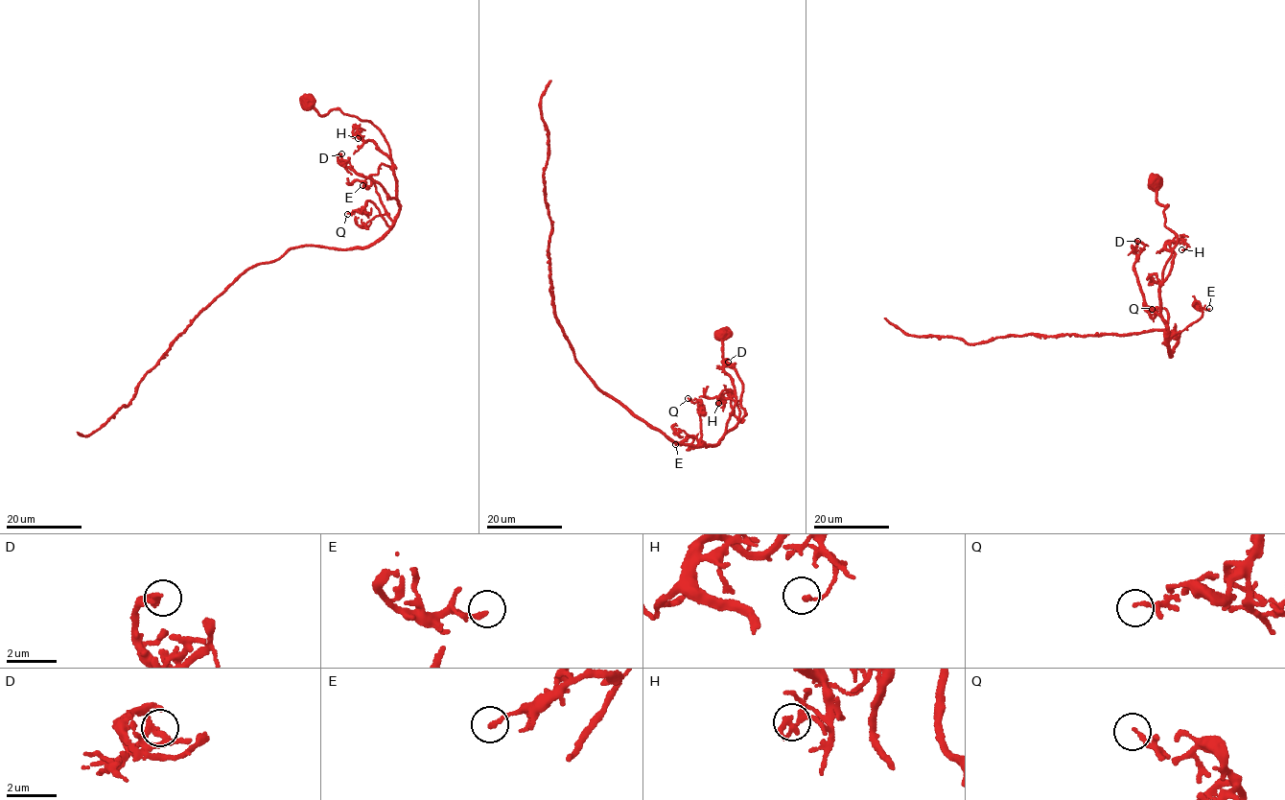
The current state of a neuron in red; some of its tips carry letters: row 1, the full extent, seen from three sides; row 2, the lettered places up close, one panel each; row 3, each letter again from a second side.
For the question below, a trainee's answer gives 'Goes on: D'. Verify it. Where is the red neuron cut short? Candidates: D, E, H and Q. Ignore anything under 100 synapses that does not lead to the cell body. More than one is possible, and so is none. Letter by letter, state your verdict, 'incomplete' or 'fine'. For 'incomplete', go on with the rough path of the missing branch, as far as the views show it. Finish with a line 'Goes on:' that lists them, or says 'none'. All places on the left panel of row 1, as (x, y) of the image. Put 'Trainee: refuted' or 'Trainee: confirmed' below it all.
D: fine
E: fine
H: fine
Q: fine
Goes on: none
Trainee: refuted

